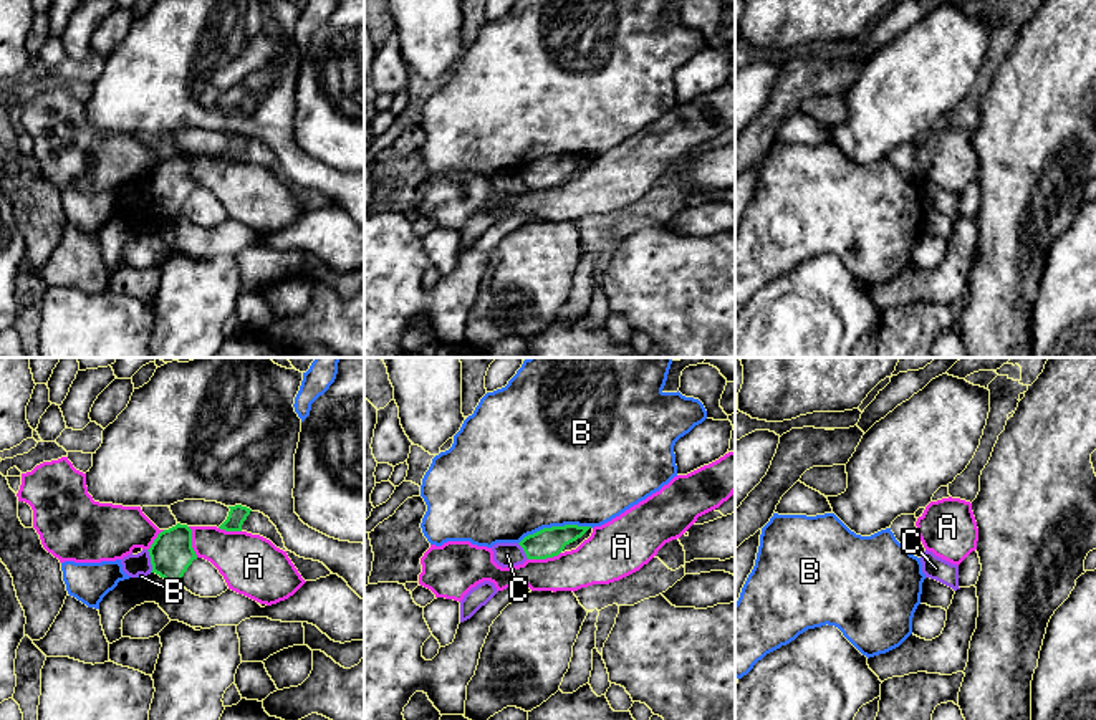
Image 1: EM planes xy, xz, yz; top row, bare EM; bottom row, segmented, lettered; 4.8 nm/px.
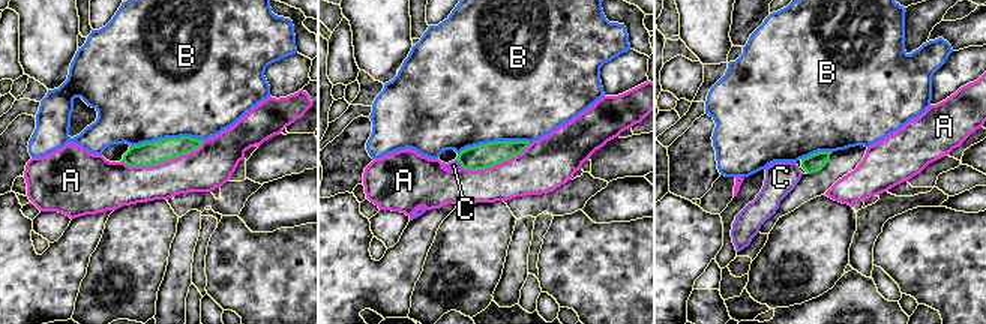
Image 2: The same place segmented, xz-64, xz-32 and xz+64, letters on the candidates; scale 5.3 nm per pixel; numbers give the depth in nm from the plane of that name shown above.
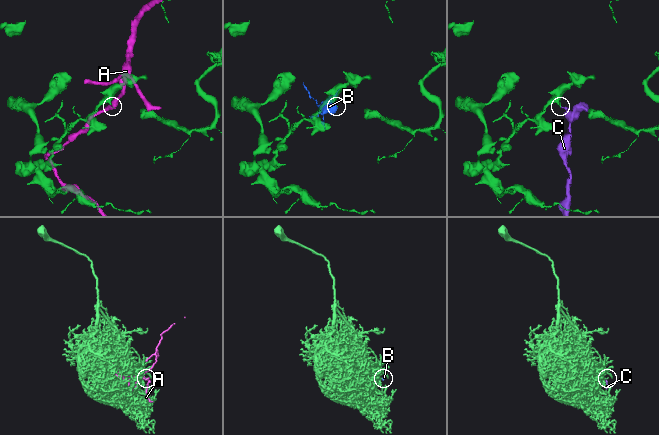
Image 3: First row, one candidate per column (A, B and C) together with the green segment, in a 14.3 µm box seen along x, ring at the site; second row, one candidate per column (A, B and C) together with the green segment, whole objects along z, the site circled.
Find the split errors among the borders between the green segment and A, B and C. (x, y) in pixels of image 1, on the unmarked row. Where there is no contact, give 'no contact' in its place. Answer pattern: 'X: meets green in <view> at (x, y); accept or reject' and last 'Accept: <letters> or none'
A: meets green in xz at (543, 187); reject
B: meets green in xz at (555, 156); reject
C: meets green in xy at (151, 191); accept
Accept: C

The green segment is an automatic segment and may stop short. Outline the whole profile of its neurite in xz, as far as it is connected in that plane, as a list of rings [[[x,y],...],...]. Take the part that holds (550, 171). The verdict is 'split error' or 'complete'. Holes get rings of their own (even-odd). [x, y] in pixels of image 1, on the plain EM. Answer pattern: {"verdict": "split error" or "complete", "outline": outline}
{"verdict": "split error", "outline": [[[578,154],[551,156],[525,166],[520,172],[497,172],[492,175],[493,190],[502,197],[513,197],[526,189],[558,185],[566,174],[581,167],[589,157]]]}

